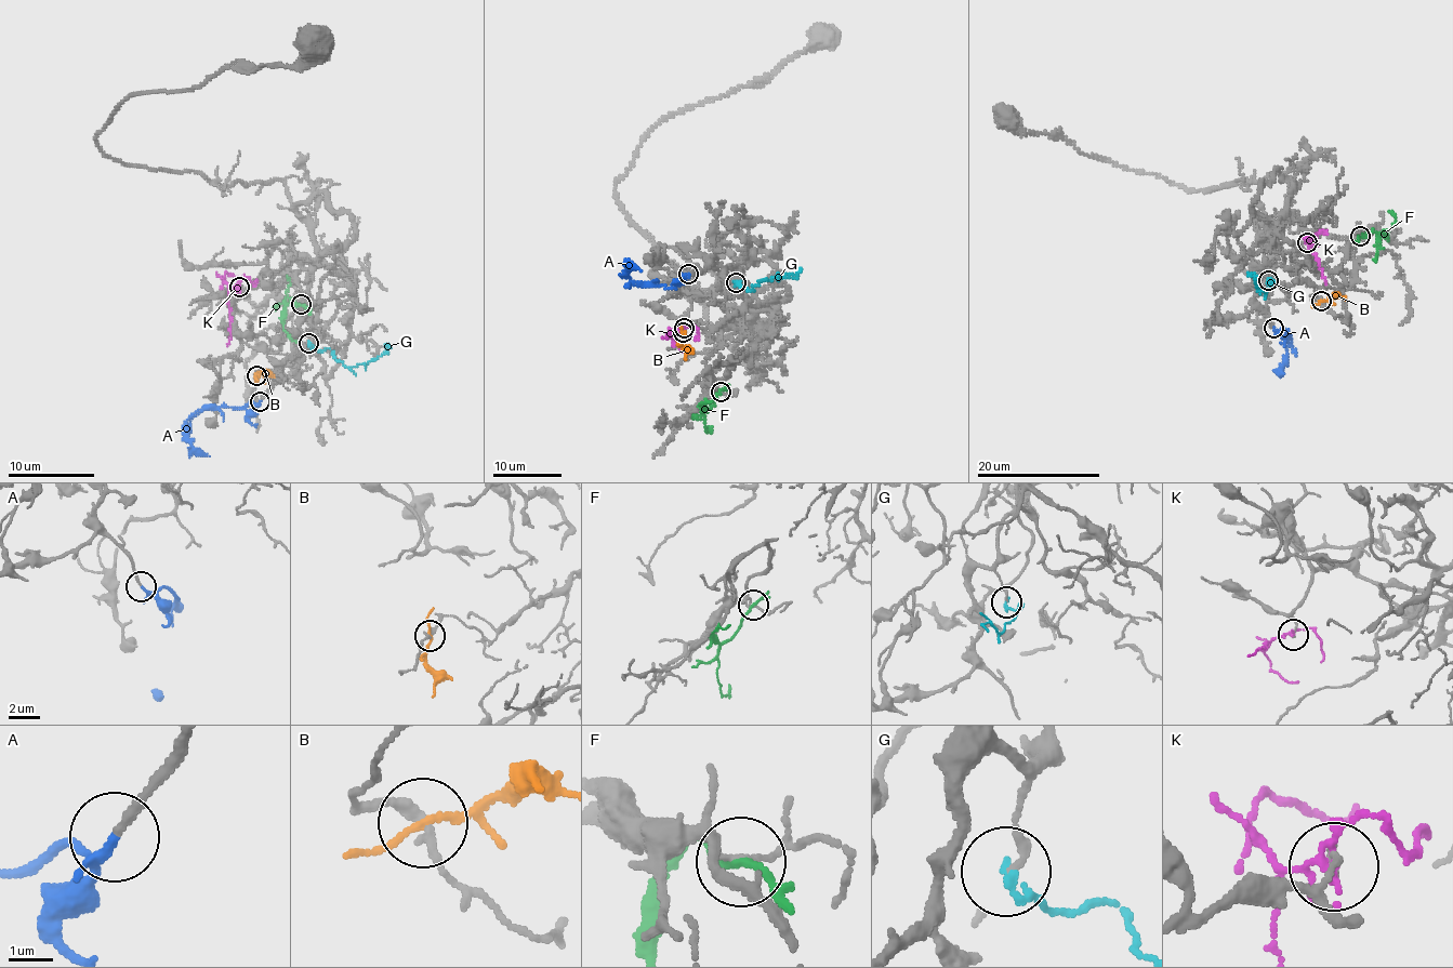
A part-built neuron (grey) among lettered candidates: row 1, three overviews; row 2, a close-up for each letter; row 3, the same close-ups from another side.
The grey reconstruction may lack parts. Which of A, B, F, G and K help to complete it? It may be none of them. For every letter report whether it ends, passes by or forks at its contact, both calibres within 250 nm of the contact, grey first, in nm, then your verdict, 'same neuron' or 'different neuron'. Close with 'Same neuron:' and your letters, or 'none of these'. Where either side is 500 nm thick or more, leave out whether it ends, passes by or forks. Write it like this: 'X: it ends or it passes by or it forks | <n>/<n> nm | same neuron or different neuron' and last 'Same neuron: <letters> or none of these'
A: it passes by | 180/170 nm | same neuron
B: it passes by | 220/130 nm | different neuron
F: it passes by | 100/170 nm | different neuron
G: it ends | 160/190 nm | different neuron
K: it forks | 150/130 nm | different neuron
Same neuron: A

